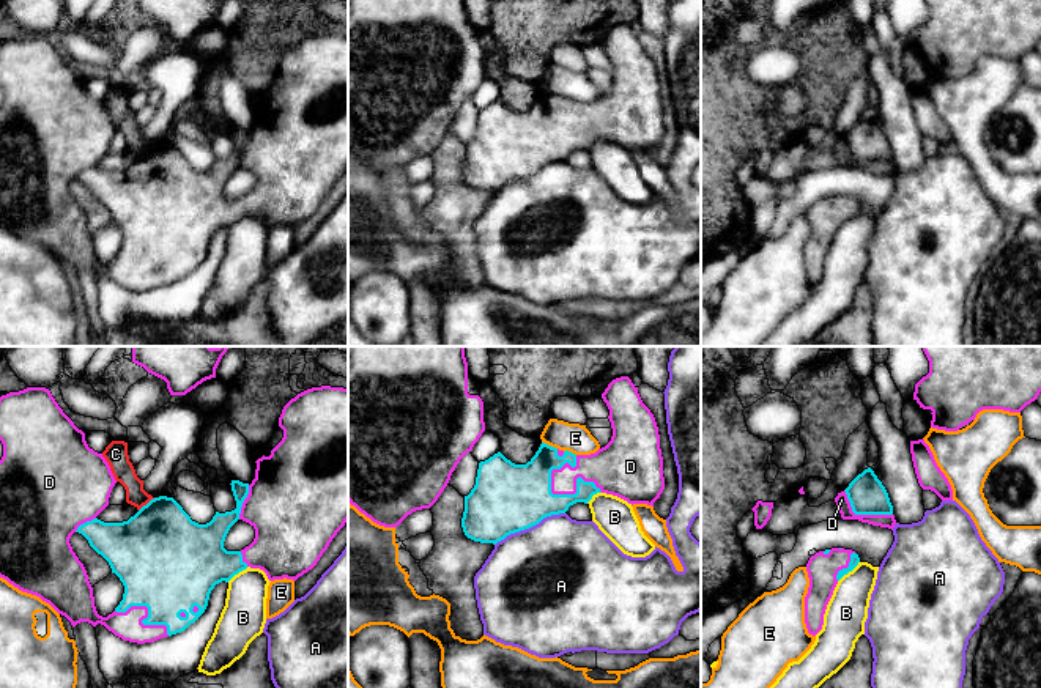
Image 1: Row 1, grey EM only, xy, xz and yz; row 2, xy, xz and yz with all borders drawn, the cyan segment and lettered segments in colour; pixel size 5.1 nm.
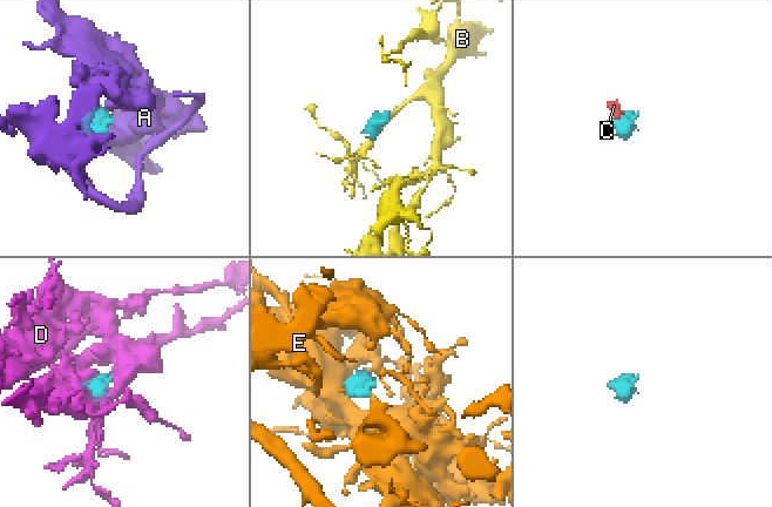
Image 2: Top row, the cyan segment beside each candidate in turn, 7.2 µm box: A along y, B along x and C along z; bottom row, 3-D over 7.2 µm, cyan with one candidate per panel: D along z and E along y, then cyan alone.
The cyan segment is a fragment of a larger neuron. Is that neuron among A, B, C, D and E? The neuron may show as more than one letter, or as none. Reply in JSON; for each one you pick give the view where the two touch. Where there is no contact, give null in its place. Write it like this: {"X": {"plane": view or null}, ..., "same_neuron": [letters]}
{"D": {"plane": "xz"}, "same_neuron": ["D"]}

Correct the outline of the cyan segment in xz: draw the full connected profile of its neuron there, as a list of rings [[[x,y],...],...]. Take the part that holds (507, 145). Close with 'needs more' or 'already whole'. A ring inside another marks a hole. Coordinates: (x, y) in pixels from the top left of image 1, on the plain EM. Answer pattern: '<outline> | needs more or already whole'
[[[628,24],[613,27],[602,41],[609,57],[611,88],[591,102],[575,102],[545,90],[526,112],[515,112],[501,99],[479,110],[476,132],[465,143],[461,175],[468,186],[480,190],[504,187],[529,176],[543,165],[565,161],[576,150],[587,151],[594,142],[606,140],[628,151],[654,150],[665,137],[660,82],[654,61],[643,50],[638,35]]] | needs more

